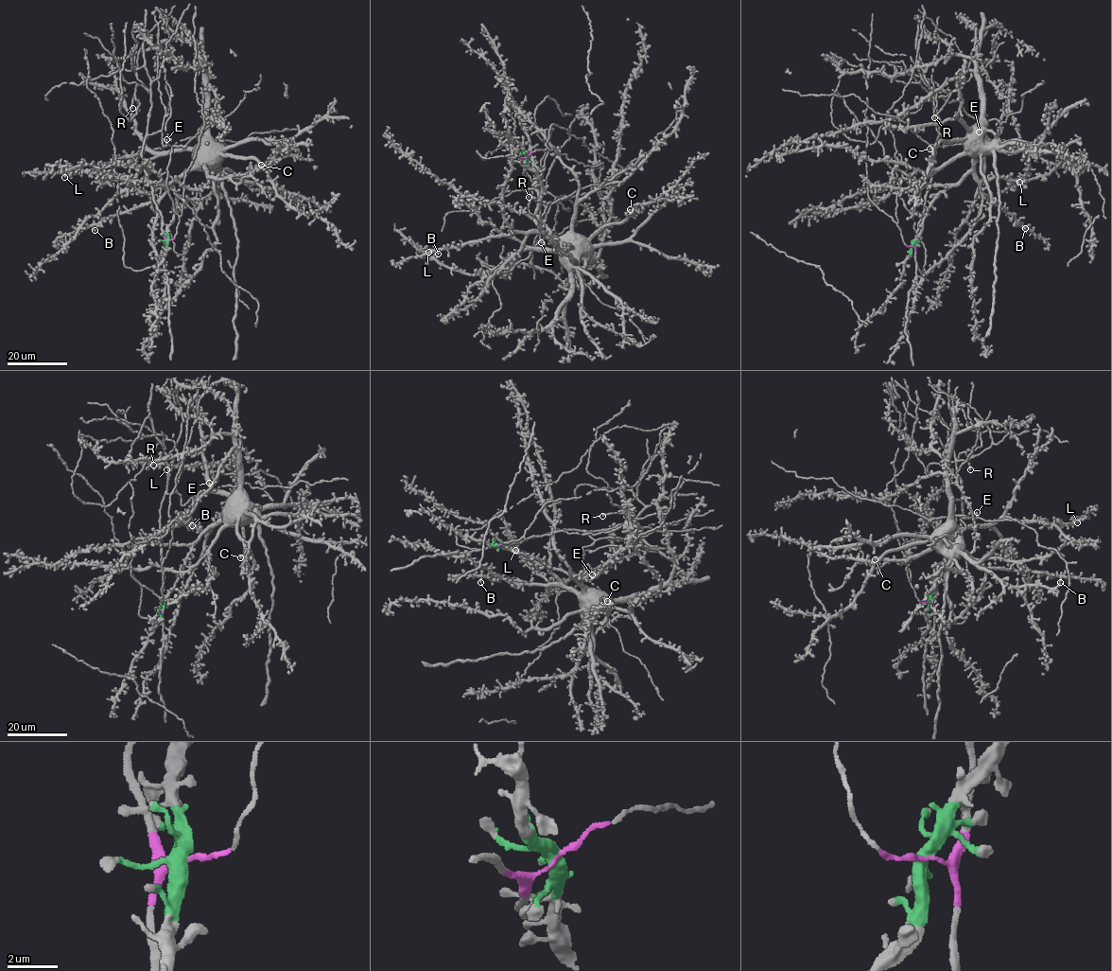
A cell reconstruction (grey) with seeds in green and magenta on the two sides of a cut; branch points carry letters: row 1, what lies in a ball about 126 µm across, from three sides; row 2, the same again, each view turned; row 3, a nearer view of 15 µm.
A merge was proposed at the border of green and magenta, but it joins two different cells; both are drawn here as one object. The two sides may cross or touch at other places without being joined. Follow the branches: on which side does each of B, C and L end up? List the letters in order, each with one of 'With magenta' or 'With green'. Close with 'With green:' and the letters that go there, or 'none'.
B: With green
C: With green
L: With green
With green: B, C, L

